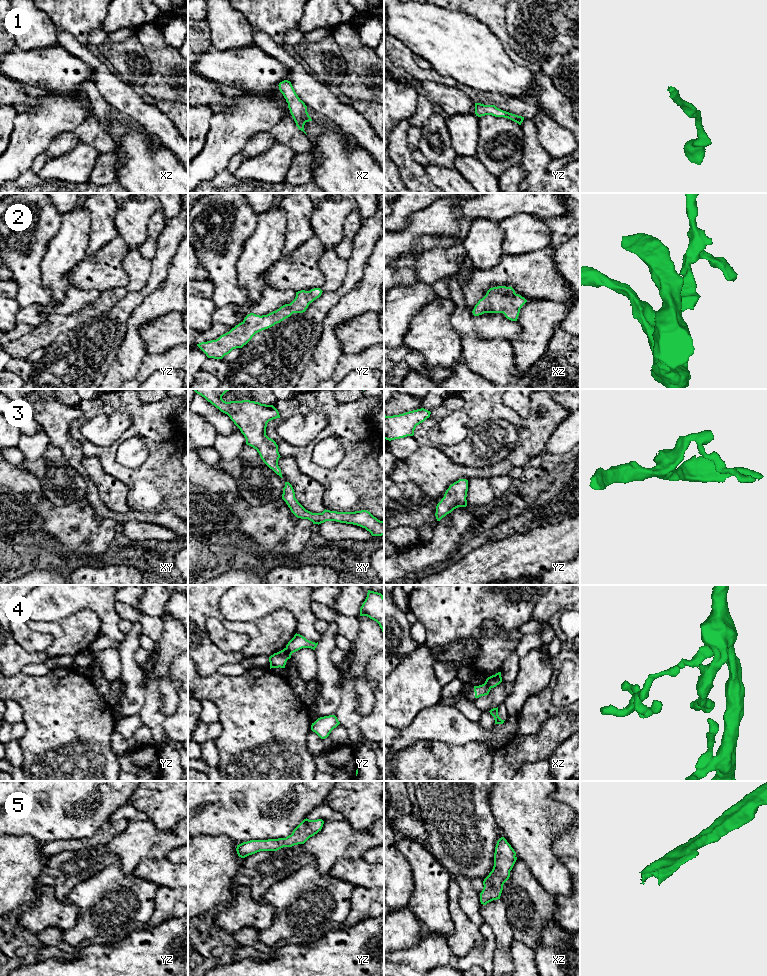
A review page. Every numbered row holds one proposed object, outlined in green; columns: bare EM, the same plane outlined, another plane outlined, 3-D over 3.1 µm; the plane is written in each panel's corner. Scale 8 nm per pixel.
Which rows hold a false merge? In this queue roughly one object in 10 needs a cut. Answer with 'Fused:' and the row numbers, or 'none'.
Fused: 4

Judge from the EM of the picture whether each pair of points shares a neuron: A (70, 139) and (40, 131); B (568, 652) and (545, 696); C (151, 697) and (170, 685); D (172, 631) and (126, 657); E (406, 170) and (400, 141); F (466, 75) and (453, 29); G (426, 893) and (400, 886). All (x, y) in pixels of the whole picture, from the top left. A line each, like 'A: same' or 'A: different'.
A: different
B: same
C: different
D: different
E: same
F: same
G: different

